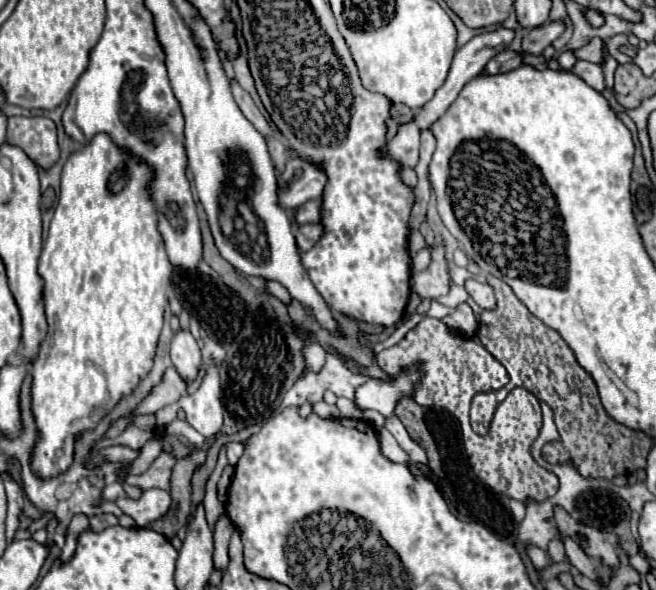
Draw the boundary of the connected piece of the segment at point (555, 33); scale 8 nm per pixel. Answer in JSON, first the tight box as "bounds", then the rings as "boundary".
{"bounds":[522,21,566,55],"boundary":[[[550,21],[540,27],[530,29],[522,39],[522,51],[532,53],[532,55],[542,55],[544,49],[550,47],[552,41],[556,41],[564,33],[564,29],[566,25],[562,21]]]}

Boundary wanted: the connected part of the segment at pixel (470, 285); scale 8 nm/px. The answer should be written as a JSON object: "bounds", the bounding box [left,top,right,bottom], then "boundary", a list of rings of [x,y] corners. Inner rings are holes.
{"bounds":[464,279,494,309],"boundary":[[[466,279],[464,283],[466,291],[470,297],[482,307],[482,309],[492,309],[494,307],[494,291],[490,289],[488,283],[478,283],[476,279]]]}

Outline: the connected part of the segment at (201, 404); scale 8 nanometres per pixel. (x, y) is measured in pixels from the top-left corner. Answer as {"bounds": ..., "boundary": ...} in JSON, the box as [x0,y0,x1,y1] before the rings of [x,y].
{"bounds":[178,365,222,437],"boundary":[[[208,365],[206,375],[192,395],[184,395],[178,405],[186,411],[186,421],[204,437],[216,435],[222,427],[222,401],[220,401],[220,375],[218,365]]]}

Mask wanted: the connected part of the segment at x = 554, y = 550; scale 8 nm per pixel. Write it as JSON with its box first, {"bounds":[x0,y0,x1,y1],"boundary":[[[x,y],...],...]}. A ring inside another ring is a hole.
{"bounds":[546,537,564,563],"boundary":[[[556,537],[548,543],[548,549],[546,549],[548,557],[554,561],[554,563],[560,563],[562,561],[562,553],[564,553],[564,547],[562,547],[562,539]]]}

